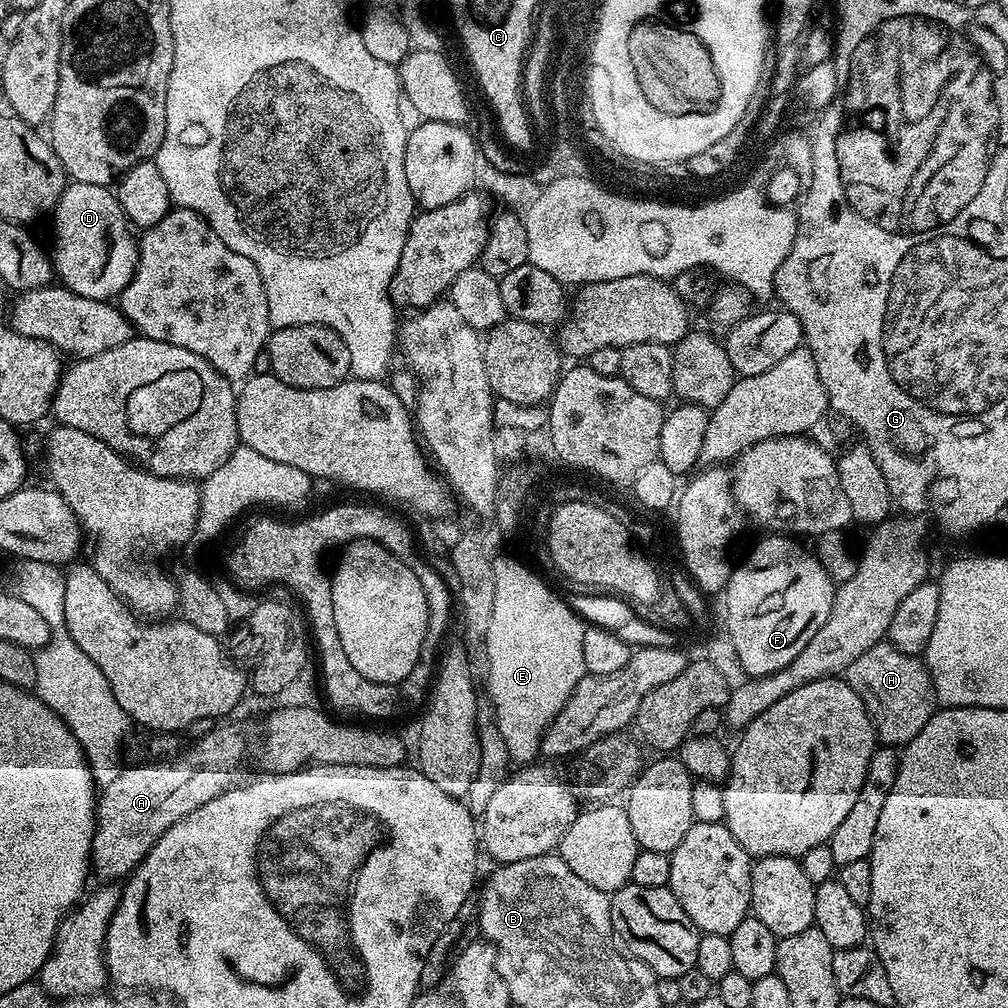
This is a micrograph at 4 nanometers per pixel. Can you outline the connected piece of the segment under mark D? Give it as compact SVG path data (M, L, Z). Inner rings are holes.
M69 183L56 203L55 216L54 272L59 283L82 298L111 301L119 297L136 273L138 240L132 237L117 193L103 184Z

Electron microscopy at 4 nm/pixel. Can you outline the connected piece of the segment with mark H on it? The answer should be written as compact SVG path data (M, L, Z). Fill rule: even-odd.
M887 642L875 644L866 650L866 654L854 658L846 679L858 698L862 698L881 745L903 746L910 743L922 726L926 726L934 711L934 689L927 667L917 657L899 652Z

